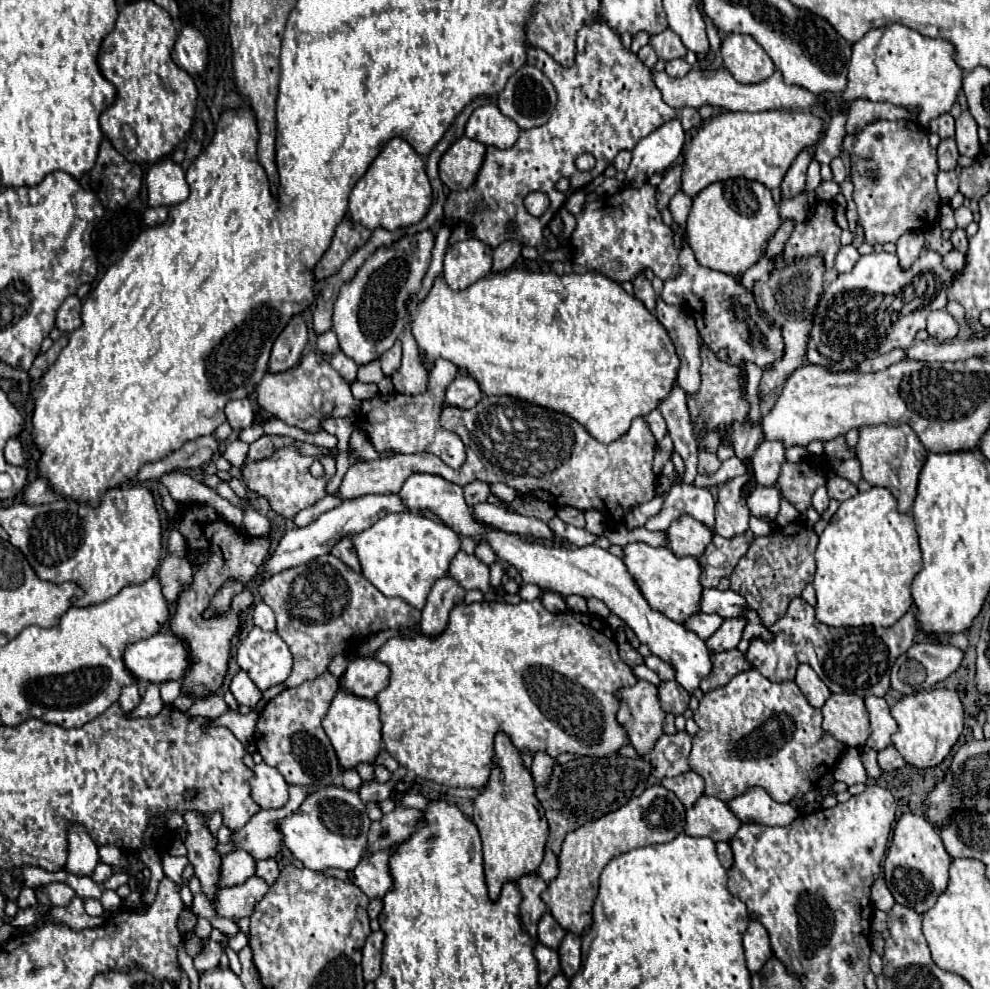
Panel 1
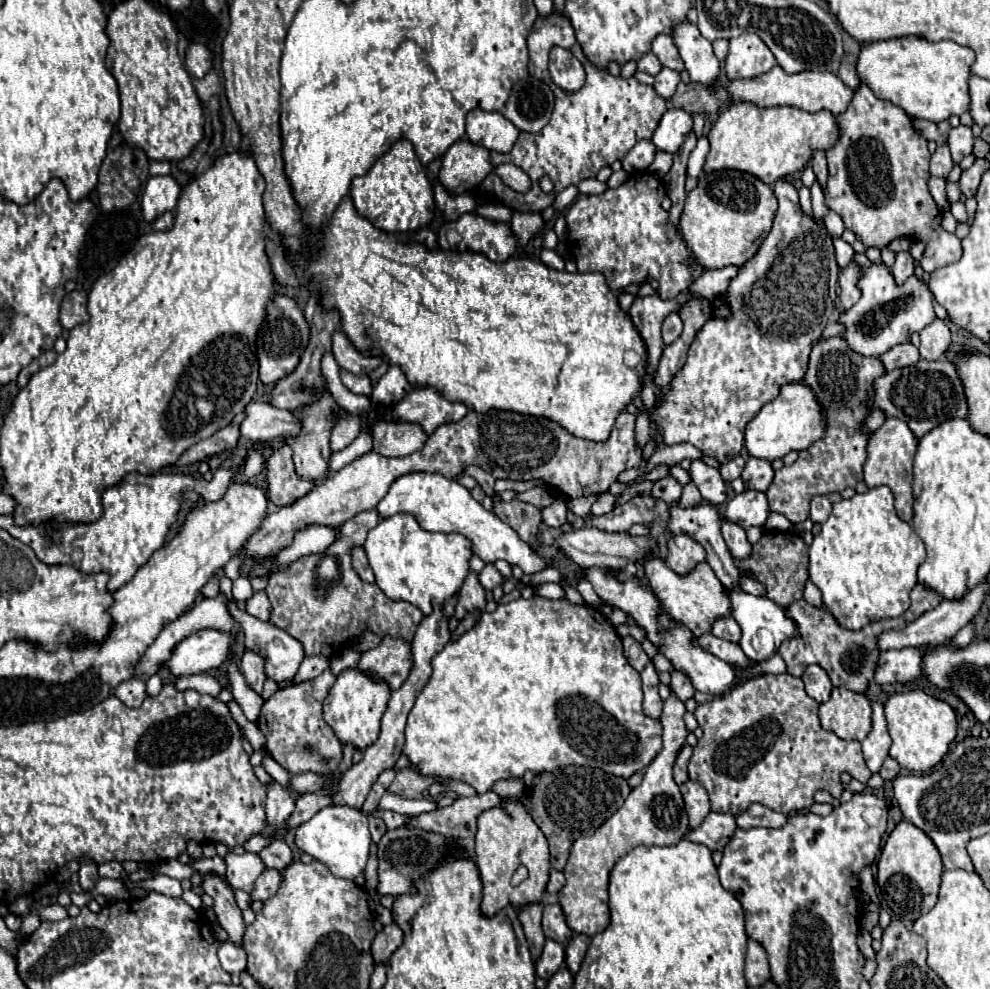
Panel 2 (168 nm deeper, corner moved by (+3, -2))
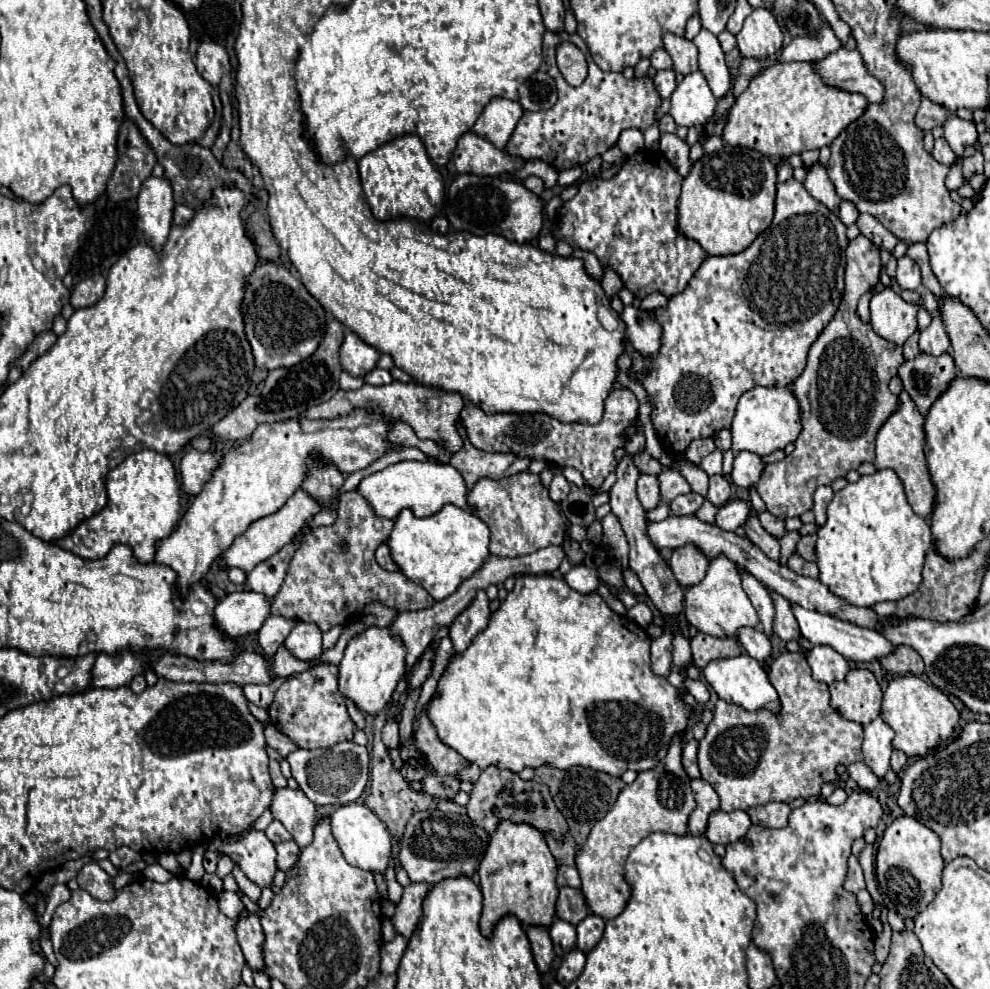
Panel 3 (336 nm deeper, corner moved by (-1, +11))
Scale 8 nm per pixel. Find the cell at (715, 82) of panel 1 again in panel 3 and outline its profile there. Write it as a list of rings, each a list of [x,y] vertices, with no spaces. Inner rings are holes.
[[[842,46],[826,58],[816,60],[814,68],[826,86],[840,88],[844,92],[858,92],[868,102],[880,102],[884,96],[882,84],[876,78],[868,76],[862,56],[856,50]]]

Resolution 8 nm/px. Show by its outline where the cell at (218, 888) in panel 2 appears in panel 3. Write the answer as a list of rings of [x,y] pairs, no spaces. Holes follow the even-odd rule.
[[[248,912],[246,916],[238,916],[236,936],[238,936],[238,944],[242,948],[242,954],[248,962],[248,966],[252,970],[262,970],[264,968],[264,960],[262,960],[264,934],[260,928],[260,918],[252,912]]]

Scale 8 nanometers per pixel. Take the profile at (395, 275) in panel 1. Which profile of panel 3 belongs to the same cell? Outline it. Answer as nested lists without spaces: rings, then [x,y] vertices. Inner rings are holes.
[[[346,330],[346,336],[344,336],[342,348],[340,348],[340,364],[346,372],[362,378],[376,366],[378,358],[380,358],[380,354],[376,348],[368,346],[354,332]]]

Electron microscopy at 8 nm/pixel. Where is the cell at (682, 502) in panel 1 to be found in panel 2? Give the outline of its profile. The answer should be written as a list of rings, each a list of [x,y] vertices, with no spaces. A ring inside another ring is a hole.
[[[672,503],[672,513],[670,513],[672,521],[670,521],[670,531],[674,535],[686,535],[686,537],[692,537],[696,543],[700,543],[706,551],[706,563],[714,569],[716,577],[722,581],[722,585],[728,589],[728,591],[742,591],[740,587],[740,571],[736,569],[734,565],[734,557],[732,553],[728,551],[722,535],[720,535],[720,517],[716,513],[716,509],[708,503],[702,503],[694,509],[680,509],[676,503]]]

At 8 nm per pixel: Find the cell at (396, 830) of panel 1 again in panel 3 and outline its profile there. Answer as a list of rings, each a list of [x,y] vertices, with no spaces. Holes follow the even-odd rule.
[[[488,766],[478,778],[478,782],[474,784],[470,792],[470,802],[466,804],[466,812],[468,812],[468,818],[476,826],[484,828],[486,832],[494,832],[500,820],[512,820],[512,822],[528,822],[536,826],[540,832],[552,830],[554,836],[564,836],[564,816],[556,812],[556,806],[548,796],[548,788],[532,780],[524,782],[520,780],[518,774],[508,770],[502,772],[496,766]]]

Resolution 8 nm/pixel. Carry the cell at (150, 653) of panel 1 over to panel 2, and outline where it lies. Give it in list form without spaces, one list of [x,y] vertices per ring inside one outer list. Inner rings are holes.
[[[202,629],[192,633],[176,645],[172,657],[166,661],[170,677],[206,673],[214,667],[220,667],[232,651],[236,633],[224,633],[218,629]]]

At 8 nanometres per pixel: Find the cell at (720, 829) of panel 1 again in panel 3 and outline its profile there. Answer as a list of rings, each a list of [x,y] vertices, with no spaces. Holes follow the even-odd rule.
[[[716,810],[712,812],[712,816],[708,818],[708,826],[704,836],[712,842],[712,844],[730,844],[740,840],[740,836],[744,836],[744,832],[750,828],[750,816],[744,810],[734,810],[734,812],[724,812],[724,810]]]

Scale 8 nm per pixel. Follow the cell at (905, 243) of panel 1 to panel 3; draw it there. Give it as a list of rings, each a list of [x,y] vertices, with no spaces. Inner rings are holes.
[[[902,256],[898,260],[896,280],[898,280],[902,290],[918,290],[918,286],[920,286],[920,268],[918,268],[918,264],[912,258]]]

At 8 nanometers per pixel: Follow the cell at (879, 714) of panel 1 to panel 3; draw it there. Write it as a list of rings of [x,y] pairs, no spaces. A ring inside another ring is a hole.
[[[882,716],[874,718],[864,728],[864,744],[862,744],[864,762],[878,774],[878,778],[884,778],[884,774],[890,768],[892,738],[894,730],[882,720]]]

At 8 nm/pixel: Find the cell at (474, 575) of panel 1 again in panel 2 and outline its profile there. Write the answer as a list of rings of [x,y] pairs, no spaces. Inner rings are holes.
[[[470,573],[458,591],[458,605],[456,605],[456,617],[458,621],[464,619],[466,613],[472,611],[484,611],[486,599],[484,599],[484,589],[476,577],[476,573]]]

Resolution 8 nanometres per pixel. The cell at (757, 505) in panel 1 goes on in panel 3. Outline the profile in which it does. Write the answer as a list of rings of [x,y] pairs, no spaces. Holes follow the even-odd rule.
[[[742,498],[730,500],[724,504],[716,516],[716,526],[724,528],[728,532],[734,532],[738,526],[744,524],[744,520],[750,516],[750,504]]]

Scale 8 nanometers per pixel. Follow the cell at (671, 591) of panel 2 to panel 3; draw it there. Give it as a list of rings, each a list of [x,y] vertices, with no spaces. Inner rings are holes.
[[[718,554],[706,570],[706,576],[700,584],[686,588],[684,598],[684,614],[686,620],[704,634],[712,636],[732,636],[736,638],[736,630],[740,626],[758,626],[756,610],[752,608],[752,602],[748,600],[746,592],[740,586],[740,576],[736,576],[734,562],[728,560],[724,554]]]

